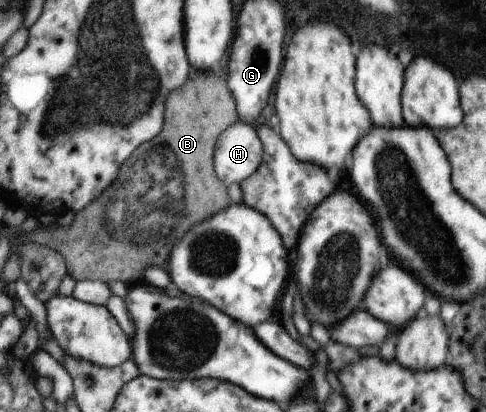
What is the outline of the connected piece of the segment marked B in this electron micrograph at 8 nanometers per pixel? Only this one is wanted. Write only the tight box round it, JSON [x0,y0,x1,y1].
[16,70,236,286]

